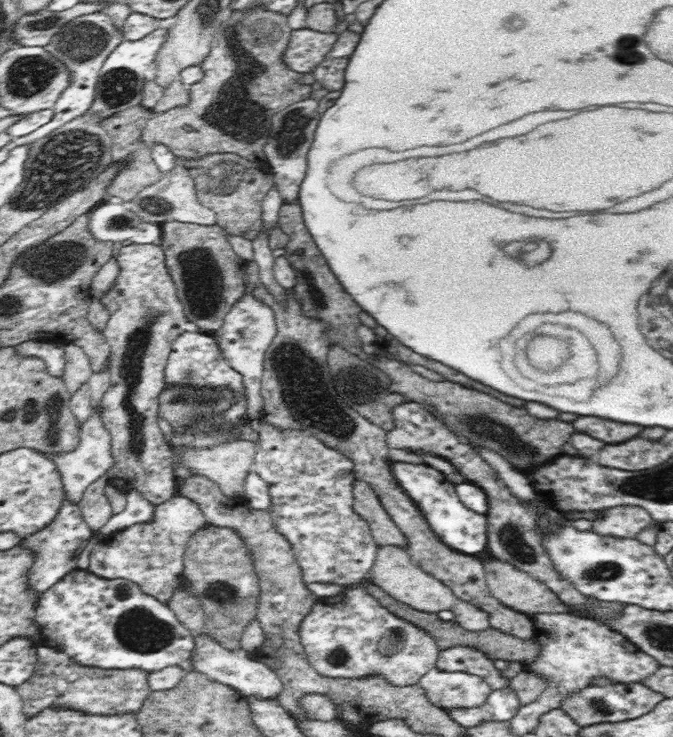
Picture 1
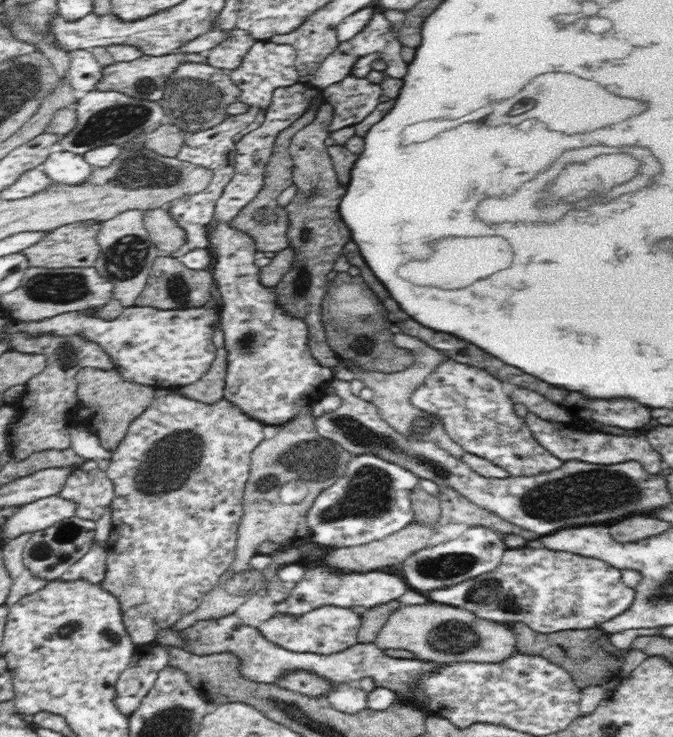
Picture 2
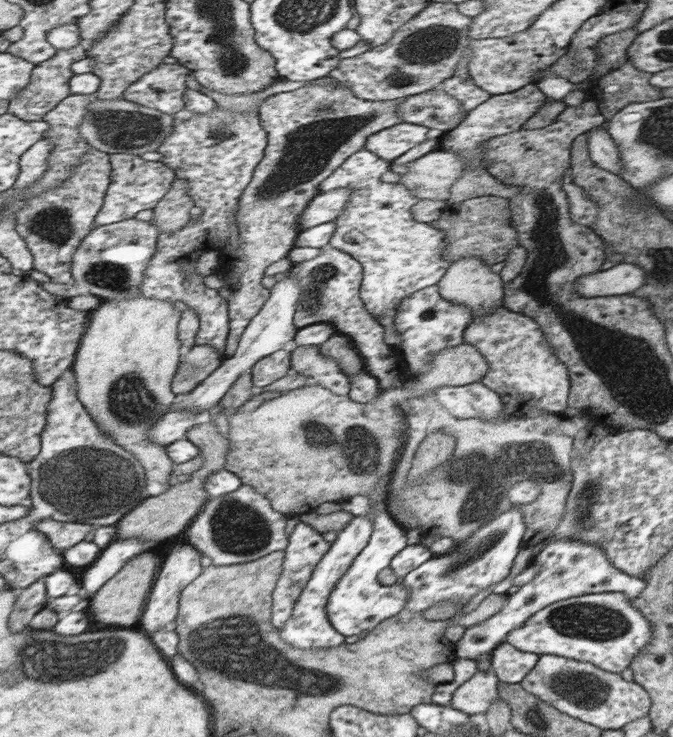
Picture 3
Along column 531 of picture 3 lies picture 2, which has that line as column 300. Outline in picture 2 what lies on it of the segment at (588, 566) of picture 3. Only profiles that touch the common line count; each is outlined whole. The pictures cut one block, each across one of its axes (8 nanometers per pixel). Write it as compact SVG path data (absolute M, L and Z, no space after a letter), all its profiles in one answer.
M300 560L300 564L304 566L304 576L302 576L302 580L298 580L292 586L290 596L276 606L276 614L300 616L300 614L312 612L314 608L320 608L320 606L368 610L378 604L398 600L408 590L412 590L402 576L392 574L392 572L382 572L382 570L368 570L368 572L350 570L350 572L346 572L346 570L336 570L328 564L324 564L324 560L322 562L320 560L316 560L316 562L314 560Z

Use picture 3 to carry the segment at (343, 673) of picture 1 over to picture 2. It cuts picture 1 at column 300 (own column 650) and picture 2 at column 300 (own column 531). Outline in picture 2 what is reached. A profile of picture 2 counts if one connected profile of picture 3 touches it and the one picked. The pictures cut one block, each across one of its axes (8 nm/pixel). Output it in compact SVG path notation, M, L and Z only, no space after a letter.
M320 606L320 608L314 608L312 612L306 612L300 616L274 612L274 616L260 622L256 628L268 642L274 642L290 652L310 652L310 654L326 654L328 656L328 654L338 654L346 648L360 644L358 642L360 626L362 626L362 612L356 614L350 608Z

